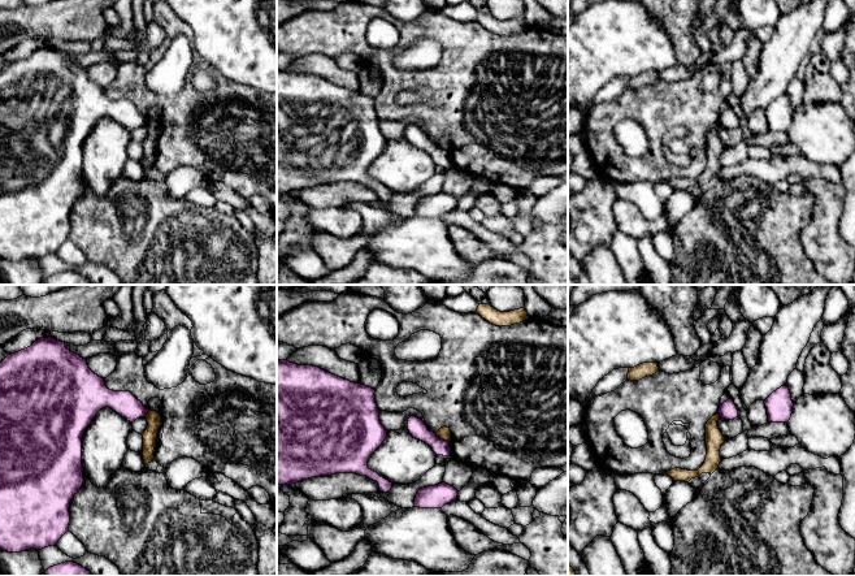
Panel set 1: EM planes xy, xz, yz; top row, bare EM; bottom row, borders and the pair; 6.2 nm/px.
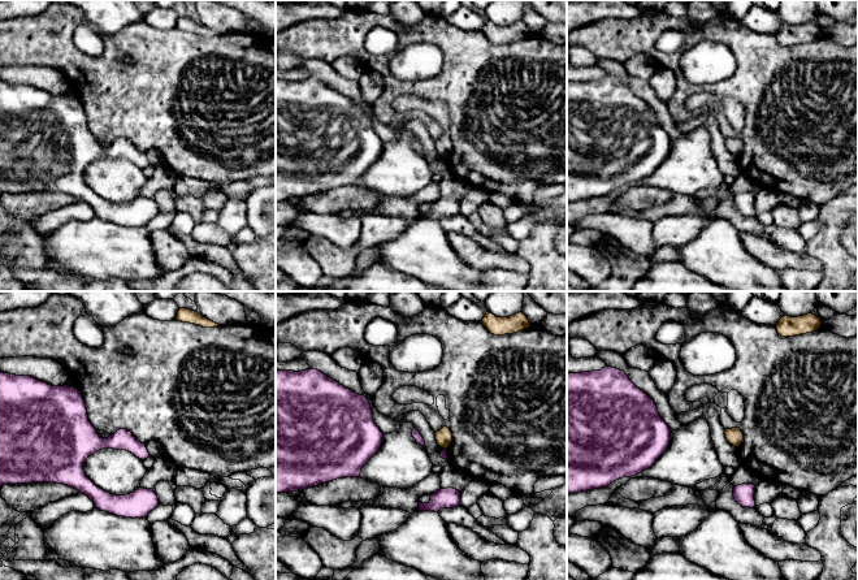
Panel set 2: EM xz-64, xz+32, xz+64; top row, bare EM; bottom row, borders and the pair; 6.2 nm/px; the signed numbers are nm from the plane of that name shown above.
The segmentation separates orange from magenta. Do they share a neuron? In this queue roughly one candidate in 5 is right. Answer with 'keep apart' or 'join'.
keep apart

